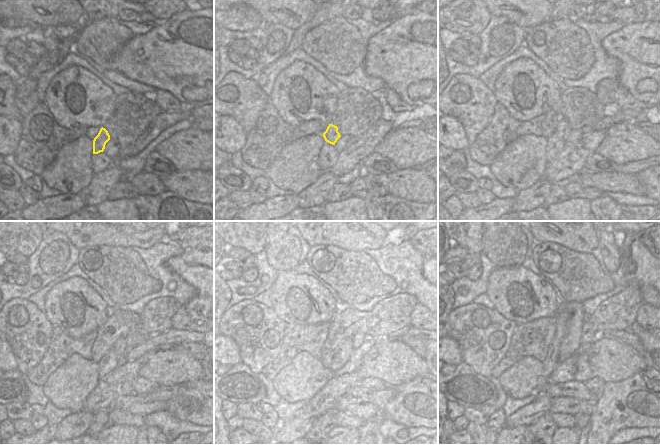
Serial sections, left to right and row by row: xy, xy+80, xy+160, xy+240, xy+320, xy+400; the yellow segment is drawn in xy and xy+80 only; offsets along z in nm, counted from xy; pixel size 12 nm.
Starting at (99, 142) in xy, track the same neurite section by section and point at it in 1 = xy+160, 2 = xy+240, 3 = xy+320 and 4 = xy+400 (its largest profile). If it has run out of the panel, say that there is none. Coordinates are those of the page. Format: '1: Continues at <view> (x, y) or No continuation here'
1: Continues at xy+160 (563, 128)
2: Continues at xy+240 (119, 347)
3: Continues at xy+320 (359, 337)
4: Continues at xy+400 (589, 334).

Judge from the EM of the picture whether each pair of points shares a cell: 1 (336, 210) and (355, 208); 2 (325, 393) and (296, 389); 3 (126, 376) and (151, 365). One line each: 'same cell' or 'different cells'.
1: same cell
2: different cells
3: different cells

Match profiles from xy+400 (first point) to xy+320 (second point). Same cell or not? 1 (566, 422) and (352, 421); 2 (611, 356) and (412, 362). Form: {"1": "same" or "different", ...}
{"1": "same", "2": "same"}

